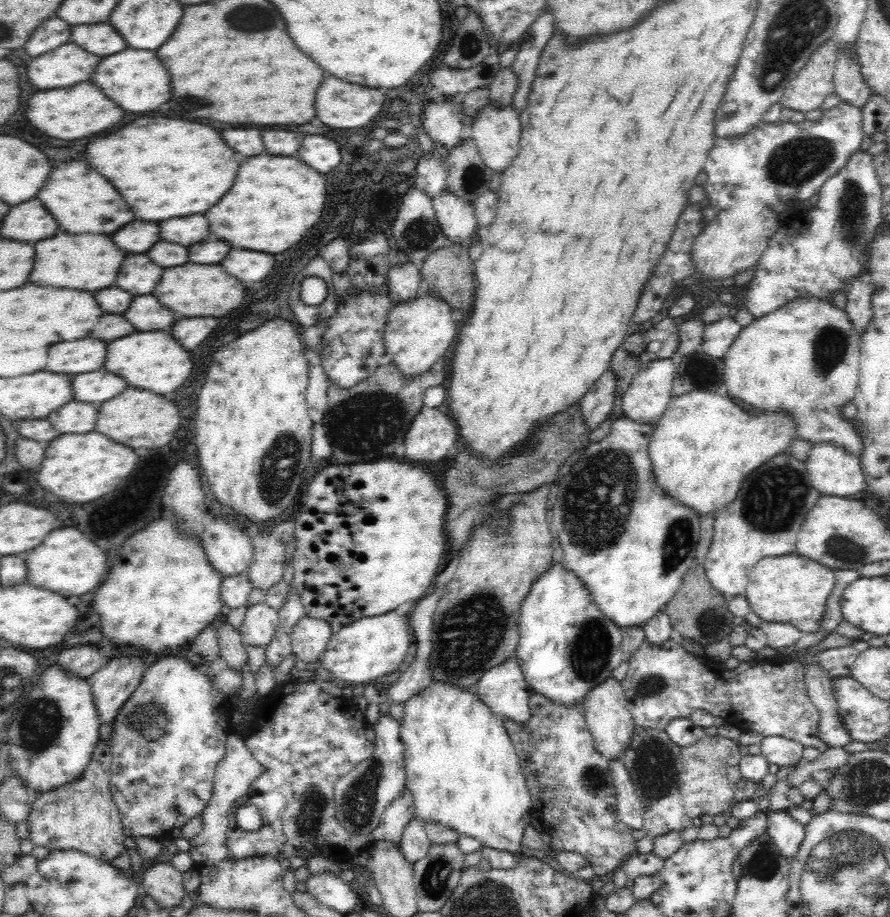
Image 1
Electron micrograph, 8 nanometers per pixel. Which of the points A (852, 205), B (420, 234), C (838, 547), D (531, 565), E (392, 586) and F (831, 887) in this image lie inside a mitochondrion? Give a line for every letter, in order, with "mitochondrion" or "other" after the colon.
A: mitochondrion
B: mitochondrion
C: mitochondrion
D: other
E: other
F: mitochondrion

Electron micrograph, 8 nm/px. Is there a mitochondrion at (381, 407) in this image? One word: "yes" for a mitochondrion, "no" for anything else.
yes

